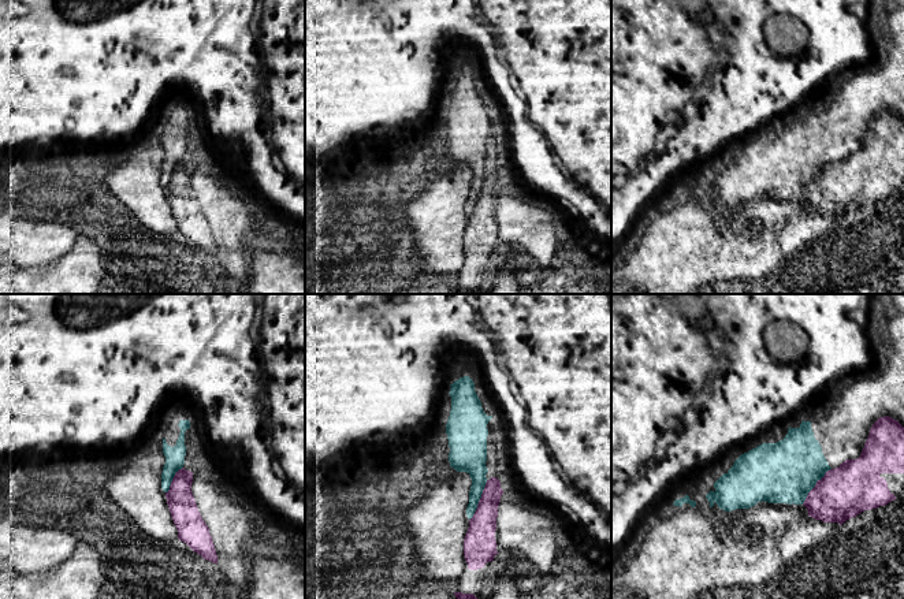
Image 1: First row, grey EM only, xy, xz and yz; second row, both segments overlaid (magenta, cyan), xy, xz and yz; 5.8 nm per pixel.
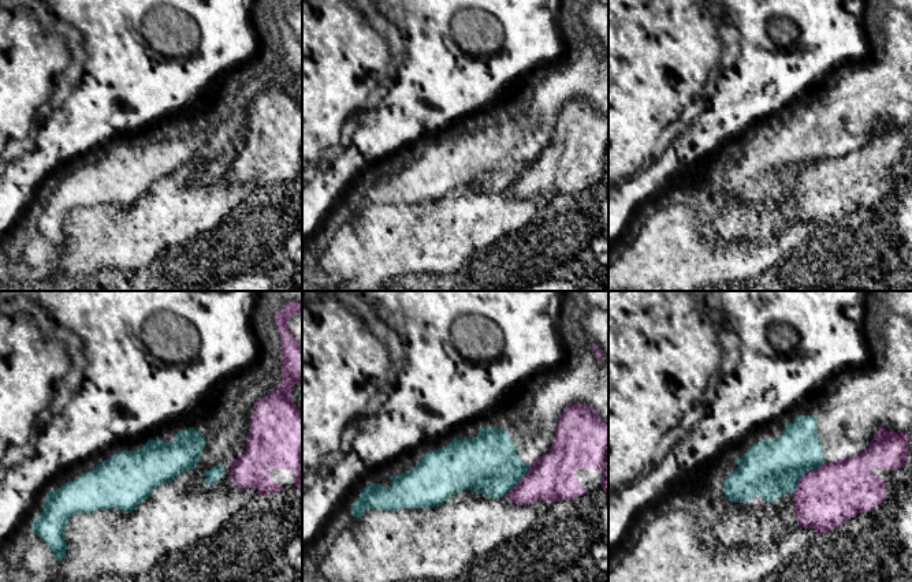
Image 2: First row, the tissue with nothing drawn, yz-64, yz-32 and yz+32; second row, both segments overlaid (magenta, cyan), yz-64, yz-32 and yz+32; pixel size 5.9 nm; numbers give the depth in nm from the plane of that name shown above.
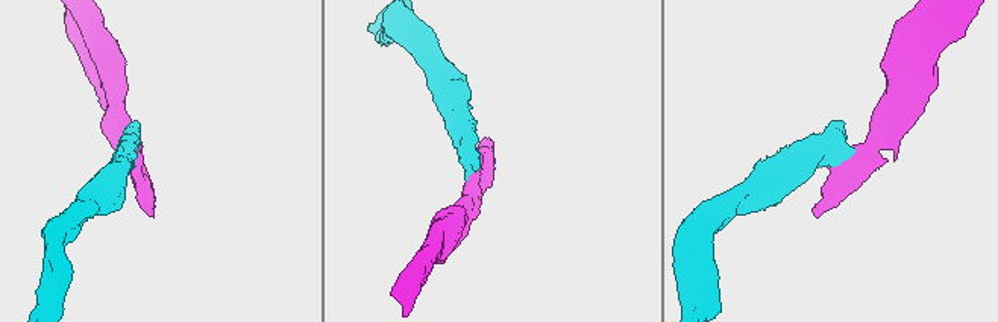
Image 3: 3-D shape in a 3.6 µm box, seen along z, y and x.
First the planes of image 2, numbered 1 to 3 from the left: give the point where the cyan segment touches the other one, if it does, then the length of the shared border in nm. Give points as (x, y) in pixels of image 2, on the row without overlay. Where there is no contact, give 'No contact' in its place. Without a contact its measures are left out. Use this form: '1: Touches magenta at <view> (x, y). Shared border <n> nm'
1: No contact
2: Touches magenta at yz-32 (521, 174). Shared border 240 nm
3: Touches magenta at yz+32 (804, 168). Shared border 260 nm

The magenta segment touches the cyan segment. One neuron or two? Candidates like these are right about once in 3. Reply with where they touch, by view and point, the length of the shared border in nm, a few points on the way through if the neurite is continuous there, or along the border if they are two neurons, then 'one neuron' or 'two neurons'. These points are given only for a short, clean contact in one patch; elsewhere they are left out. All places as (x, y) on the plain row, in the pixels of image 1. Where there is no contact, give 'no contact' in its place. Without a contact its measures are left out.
meets magenta in xz at (479, 194); contact 260 nm long; border along xz (487, 174), (477, 201), (469, 214); two neurons

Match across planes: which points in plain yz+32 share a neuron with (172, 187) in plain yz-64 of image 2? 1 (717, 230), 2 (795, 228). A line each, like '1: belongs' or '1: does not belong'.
1: does not belong
2: belongs

